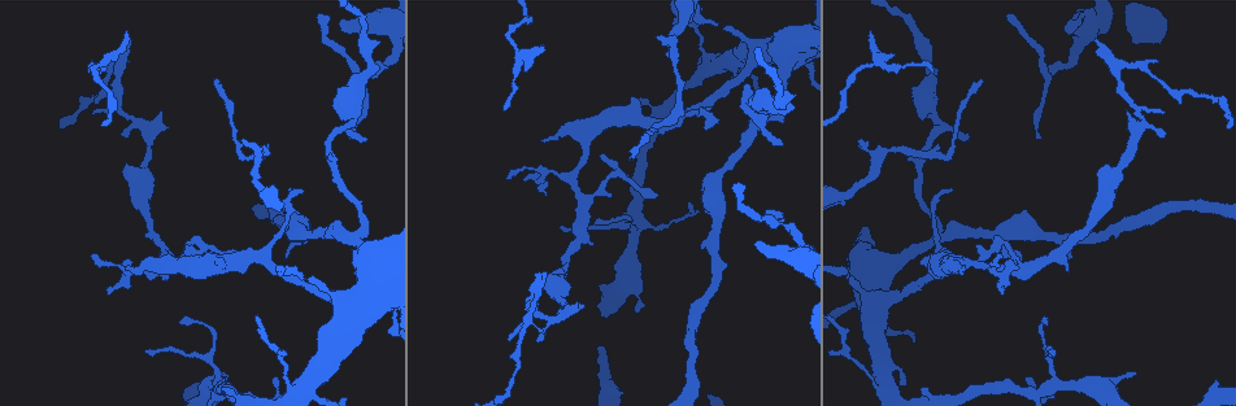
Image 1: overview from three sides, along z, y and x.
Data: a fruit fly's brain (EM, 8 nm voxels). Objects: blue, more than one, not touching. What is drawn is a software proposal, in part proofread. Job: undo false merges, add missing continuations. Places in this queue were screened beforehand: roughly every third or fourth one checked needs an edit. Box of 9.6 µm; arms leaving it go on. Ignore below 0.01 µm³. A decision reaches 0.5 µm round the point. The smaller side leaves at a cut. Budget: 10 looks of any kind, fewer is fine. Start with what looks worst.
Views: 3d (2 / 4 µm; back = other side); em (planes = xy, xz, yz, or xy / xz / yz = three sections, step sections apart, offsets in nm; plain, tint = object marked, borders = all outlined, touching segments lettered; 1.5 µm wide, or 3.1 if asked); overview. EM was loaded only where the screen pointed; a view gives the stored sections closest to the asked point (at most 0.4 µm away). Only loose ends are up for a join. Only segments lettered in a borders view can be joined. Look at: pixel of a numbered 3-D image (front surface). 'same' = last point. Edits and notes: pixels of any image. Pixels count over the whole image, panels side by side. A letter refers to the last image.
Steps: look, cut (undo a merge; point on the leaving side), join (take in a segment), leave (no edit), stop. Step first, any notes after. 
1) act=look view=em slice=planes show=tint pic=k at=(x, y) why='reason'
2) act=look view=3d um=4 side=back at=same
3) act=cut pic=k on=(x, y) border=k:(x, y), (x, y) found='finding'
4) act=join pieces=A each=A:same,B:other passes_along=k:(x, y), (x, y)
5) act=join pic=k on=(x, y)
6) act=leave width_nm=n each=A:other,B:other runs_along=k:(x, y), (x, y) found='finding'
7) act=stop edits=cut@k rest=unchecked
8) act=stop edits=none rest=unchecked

act=look view=3d um=2 pic=1 at=(1068, 24)

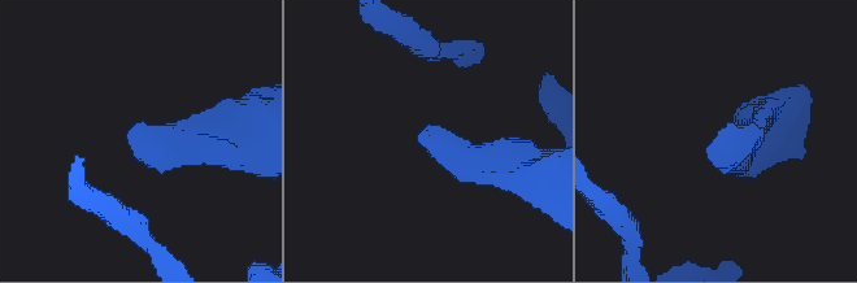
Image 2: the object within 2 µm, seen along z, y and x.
act=look view=em slice=planes show=borders pic=2 at=(722, 132)

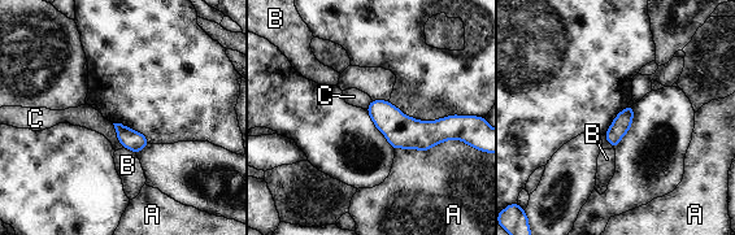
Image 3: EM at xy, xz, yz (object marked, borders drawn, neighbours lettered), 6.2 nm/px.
act=leave each=A:other,B:other,C:other border=3:(112, 123), (116, 138), (124, 147) found='none of them fits'

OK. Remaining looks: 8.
act=look view=em slice=planes show=tint pic=1 at=(1069, 259) why='free end'

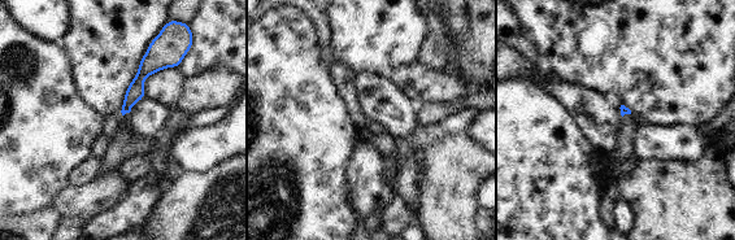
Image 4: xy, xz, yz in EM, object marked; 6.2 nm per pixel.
act=look view=em slice=planes show=borders at=same

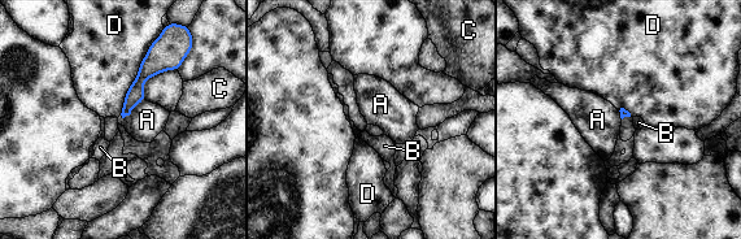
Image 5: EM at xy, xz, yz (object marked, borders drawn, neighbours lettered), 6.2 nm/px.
act=leave longest_contact=D:500nm each=A:other,B:other,C:other,D:other runs_along=5:(171, 64), (139, 81), (125, 112) found='no lettered segment goes on from it'

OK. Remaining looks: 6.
act=look view=3d um=2 pic=1 at=(544, 137) why='an open end'

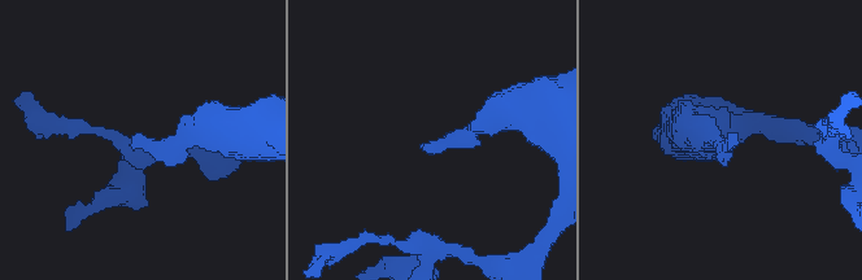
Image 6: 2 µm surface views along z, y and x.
act=look view=em slice=xy step=8 show=borders pic=6 at=(136, 137) why='now the EM'

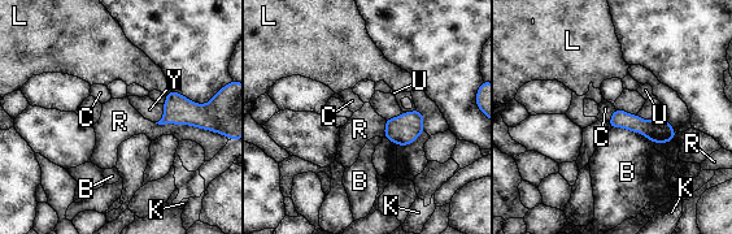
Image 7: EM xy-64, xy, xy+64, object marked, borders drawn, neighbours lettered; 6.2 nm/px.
act=look view=em slice=planes show=borders at=same why='cut it another way'

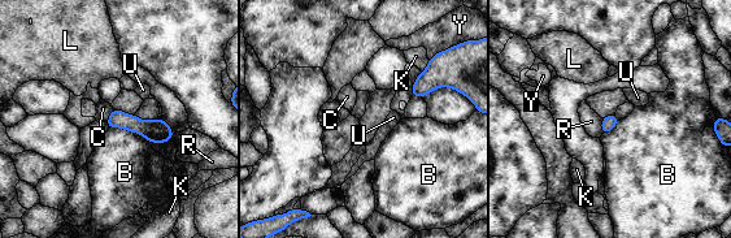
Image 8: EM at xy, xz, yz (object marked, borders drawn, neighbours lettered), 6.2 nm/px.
act=leave each=B:other,C:other,K:other,L:other,R:other,U:other,Y:other border=8:(113, 109), (105, 121) found='none of them fits'

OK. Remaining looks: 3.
act=look view=em slice=yz step=8 show=tint pic=1 at=(1037, 139) why='tapers out'

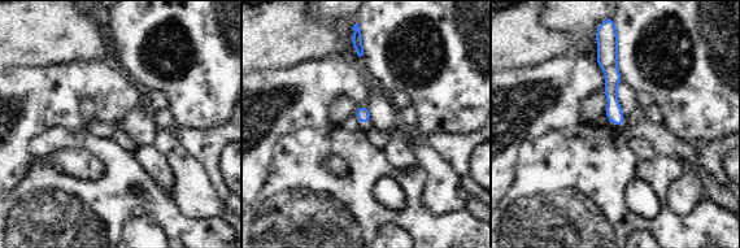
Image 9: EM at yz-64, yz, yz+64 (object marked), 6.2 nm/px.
act=look view=em slice=planes show=borders at=same

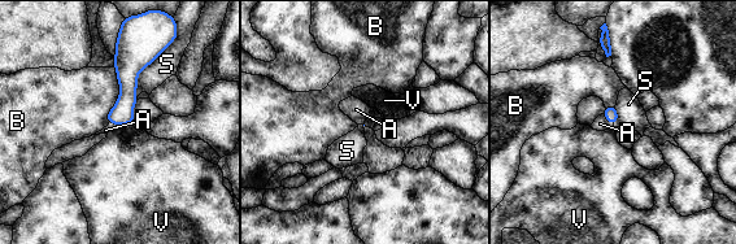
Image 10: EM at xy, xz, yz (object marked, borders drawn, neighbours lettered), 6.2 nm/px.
act=leave longest_contact=B:360nm each=A:other,B:other,S:other,V:other found='no lettered segment goes on from it'

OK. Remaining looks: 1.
act=stop edits=none rest=unchecked

